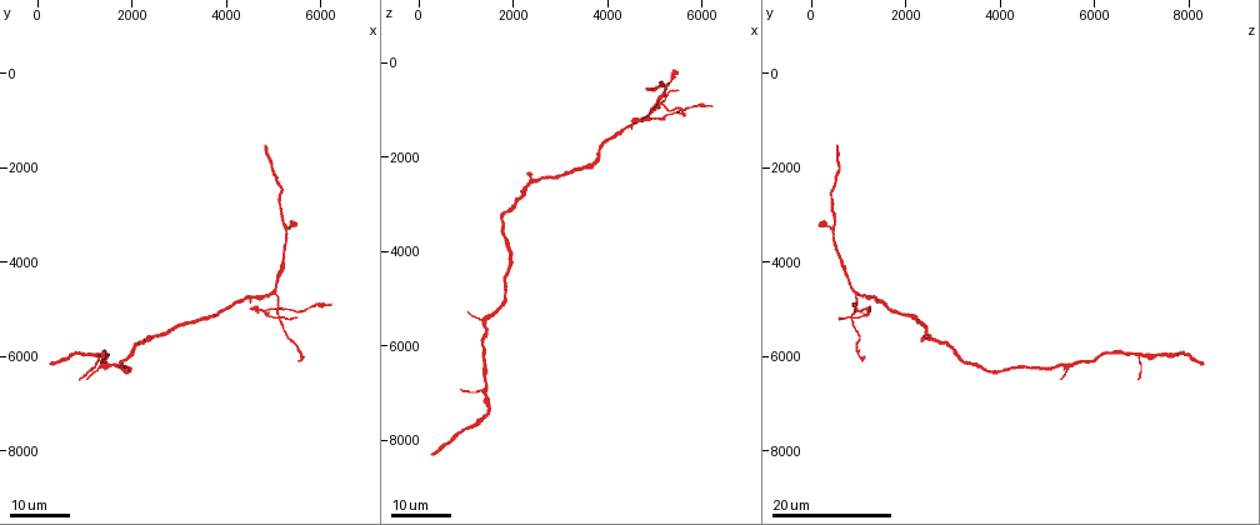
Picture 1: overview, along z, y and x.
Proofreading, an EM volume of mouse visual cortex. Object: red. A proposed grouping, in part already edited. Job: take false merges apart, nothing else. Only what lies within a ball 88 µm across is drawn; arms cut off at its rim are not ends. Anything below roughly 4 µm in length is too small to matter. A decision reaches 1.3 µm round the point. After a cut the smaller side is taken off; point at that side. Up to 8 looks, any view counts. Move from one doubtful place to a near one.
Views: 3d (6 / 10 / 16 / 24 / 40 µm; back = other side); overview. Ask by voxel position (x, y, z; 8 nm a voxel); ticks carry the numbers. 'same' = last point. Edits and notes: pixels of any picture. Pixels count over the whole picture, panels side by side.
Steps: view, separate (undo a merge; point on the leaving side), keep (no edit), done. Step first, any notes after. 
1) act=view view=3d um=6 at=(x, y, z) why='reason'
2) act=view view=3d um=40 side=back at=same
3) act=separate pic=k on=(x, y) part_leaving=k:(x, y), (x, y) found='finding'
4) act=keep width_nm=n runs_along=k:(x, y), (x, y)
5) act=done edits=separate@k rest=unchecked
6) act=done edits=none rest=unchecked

act=view view=3d um=24 at=(5000, 4600, 900)

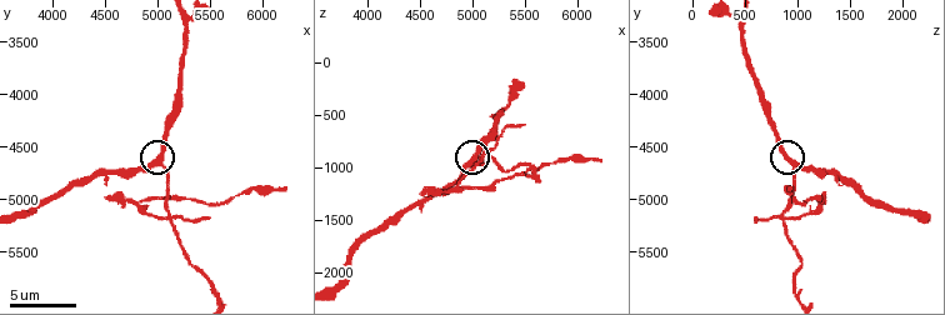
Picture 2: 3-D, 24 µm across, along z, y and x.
act=view view=3d um=6 at=(5040, 4640, 920)

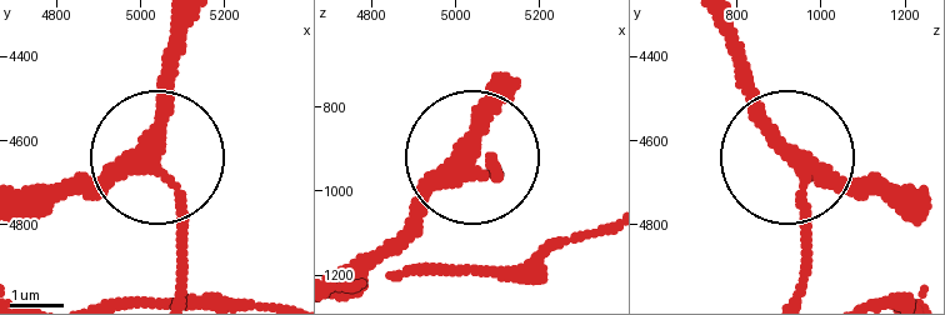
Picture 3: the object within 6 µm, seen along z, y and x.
act=keep runs_along=3:(20, 203), (164, 175), (181, 216), (181, 283) found='all the same neuron'

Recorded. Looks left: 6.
act=view view=3d um=16 at=(5080, 5200, 900) why='thin arm on a thick one'

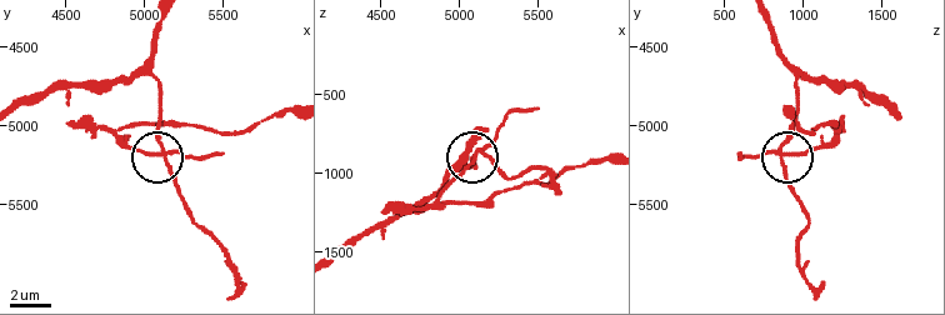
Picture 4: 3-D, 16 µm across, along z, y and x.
act=view view=3d um=6 at=(5080, 5180, 920) why='closer look'

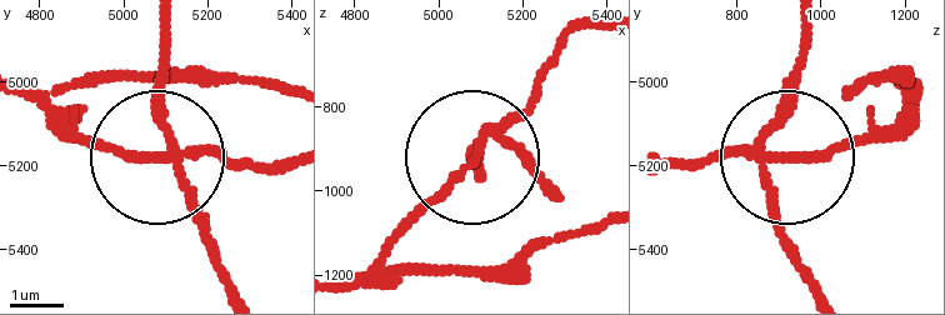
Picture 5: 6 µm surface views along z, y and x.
act=separate pic=5 on=(229, 168) side_arm_um=10 part_leaving=5:(174, 150), (98, 146), (66, 110), (70, 88), (285, 88) found='a second neuron is stuck on'

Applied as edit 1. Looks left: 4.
act=view view=3d um=24 at=(2300, 5650, 2550) why='side arm on a straight run'

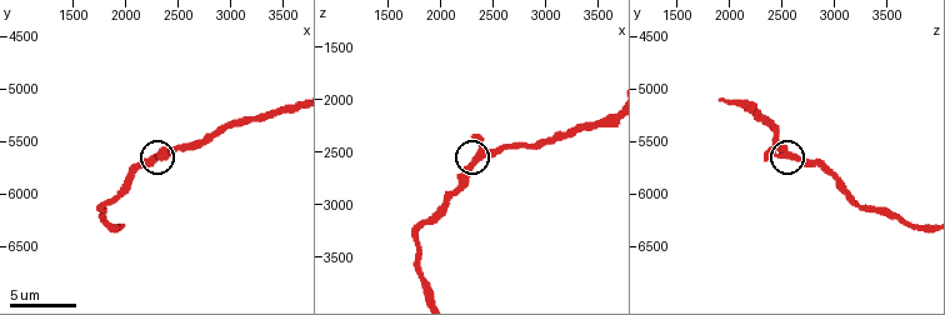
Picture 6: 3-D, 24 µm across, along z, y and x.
act=view view=3d um=6 at=(2340, 5640, 2540)

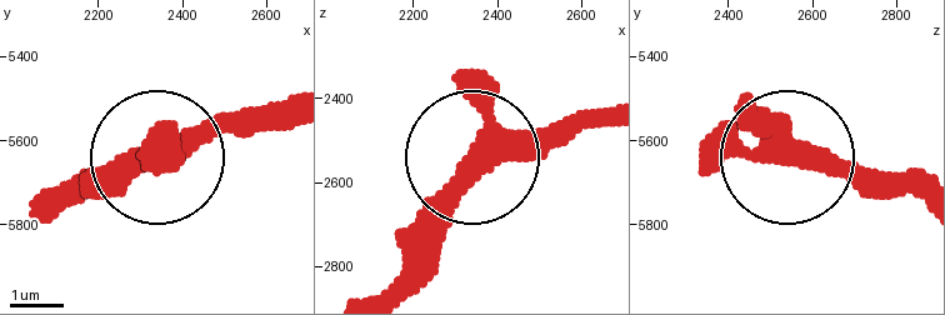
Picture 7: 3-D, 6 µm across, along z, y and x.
act=keep side_arm_um=58 runs_along=7:(484, 170), (488, 156), (609, 121) found='one neuron here'

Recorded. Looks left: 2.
act=view view=3d um=16 at=(1350, 5950, 6900) why='small branch off a trunk'

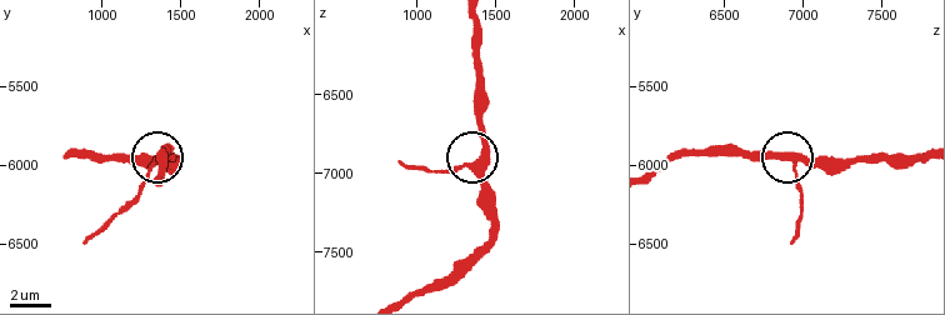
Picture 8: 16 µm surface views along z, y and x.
act=view view=3d um=10 at=(1360, 5980, 6960)

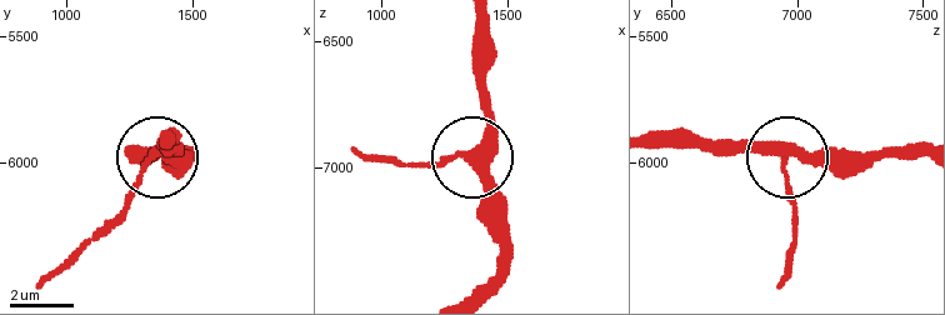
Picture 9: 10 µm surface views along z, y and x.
act=keep runs_along=9:(479, 21), (484, 143), (463, 159), (409, 166) found='continuous, no second neuron'

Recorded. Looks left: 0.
act=done edits=separate@5 rest=unchecked

